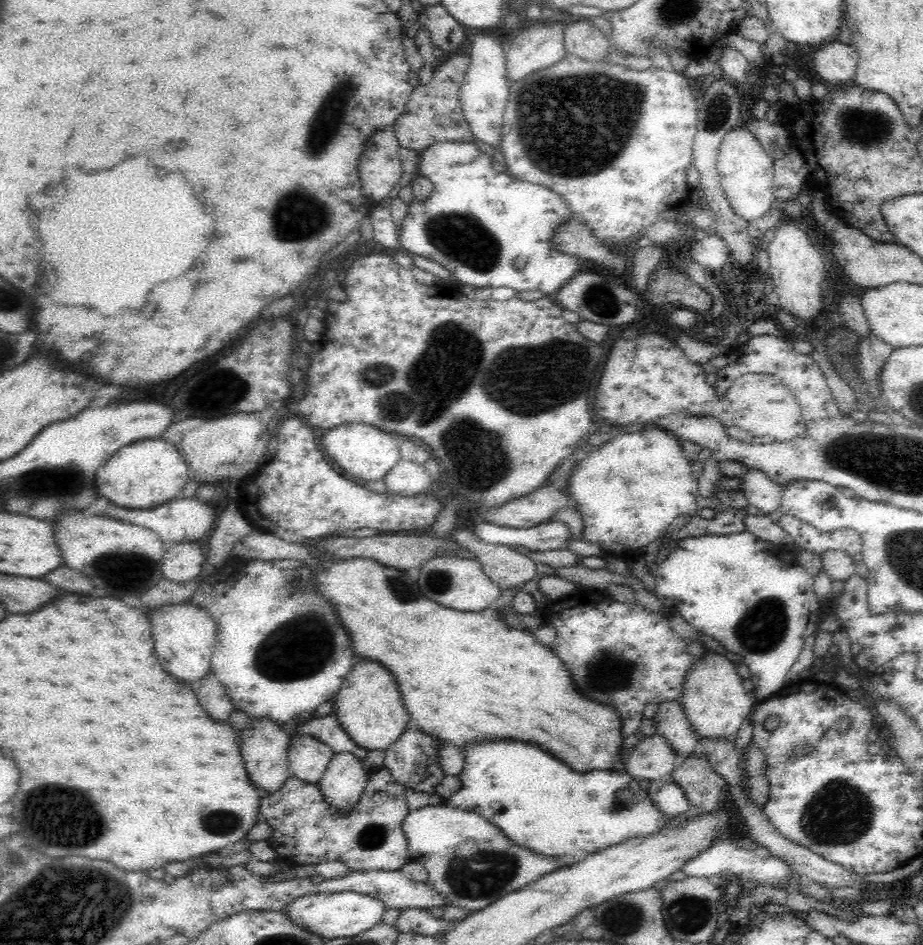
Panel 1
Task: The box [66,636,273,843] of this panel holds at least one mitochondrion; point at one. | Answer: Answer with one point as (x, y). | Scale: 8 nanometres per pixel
(221, 822)

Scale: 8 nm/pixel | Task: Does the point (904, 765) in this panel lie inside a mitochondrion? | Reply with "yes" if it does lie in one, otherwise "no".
no

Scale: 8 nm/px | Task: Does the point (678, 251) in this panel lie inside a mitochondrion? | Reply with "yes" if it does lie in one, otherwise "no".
no

